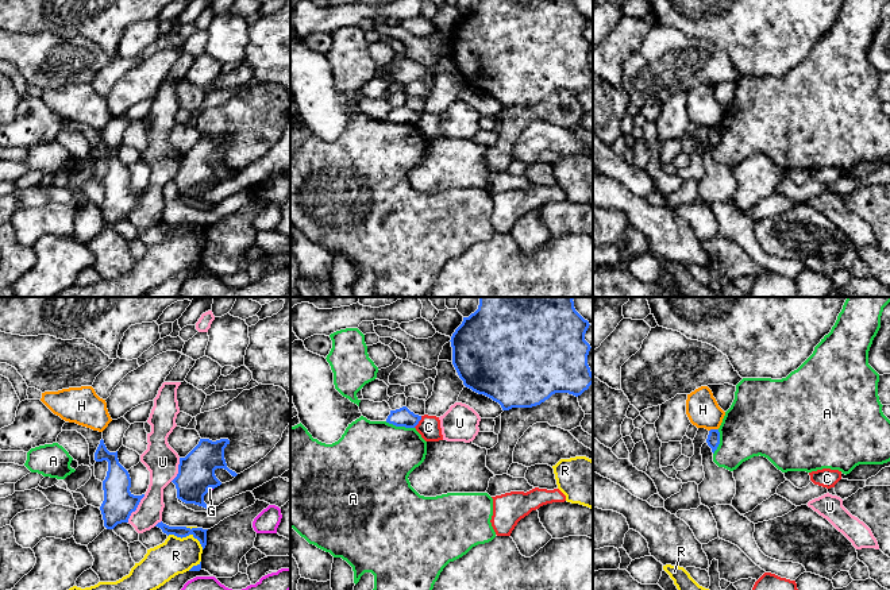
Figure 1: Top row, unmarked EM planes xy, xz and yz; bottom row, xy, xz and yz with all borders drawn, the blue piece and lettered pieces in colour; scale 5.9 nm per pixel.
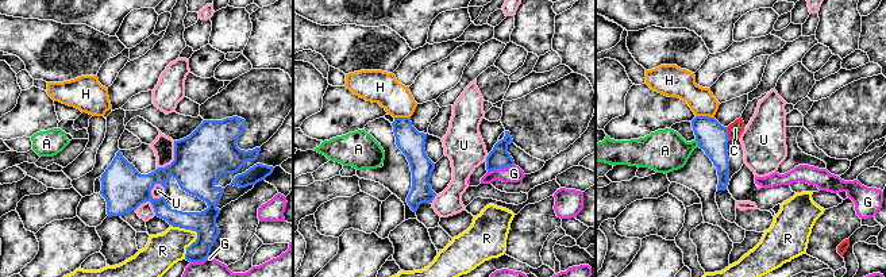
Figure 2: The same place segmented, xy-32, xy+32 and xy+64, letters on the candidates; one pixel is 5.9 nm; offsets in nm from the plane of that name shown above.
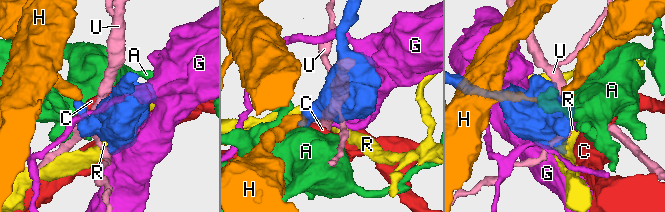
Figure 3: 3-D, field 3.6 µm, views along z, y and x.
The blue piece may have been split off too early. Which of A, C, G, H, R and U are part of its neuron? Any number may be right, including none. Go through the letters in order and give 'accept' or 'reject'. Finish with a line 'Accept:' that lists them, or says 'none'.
A: reject
C: reject
G: reject
H: reject
R: reject
U: reject
Accept: none

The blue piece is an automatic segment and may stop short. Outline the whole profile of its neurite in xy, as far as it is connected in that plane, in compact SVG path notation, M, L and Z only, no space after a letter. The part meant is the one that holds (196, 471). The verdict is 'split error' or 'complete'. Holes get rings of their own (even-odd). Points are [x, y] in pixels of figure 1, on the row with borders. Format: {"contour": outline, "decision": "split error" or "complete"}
{"contour": "M200 439L199 444L185 458L180 458L178 474L172 481L176 485L178 500L205 509L213 508L204 502L204 495L209 487L215 489L221 485L215 470L224 468L232 477L238 475L227 467L224 459L224 448L228 444L228 439L216 441Z", "decision": "complete"}

